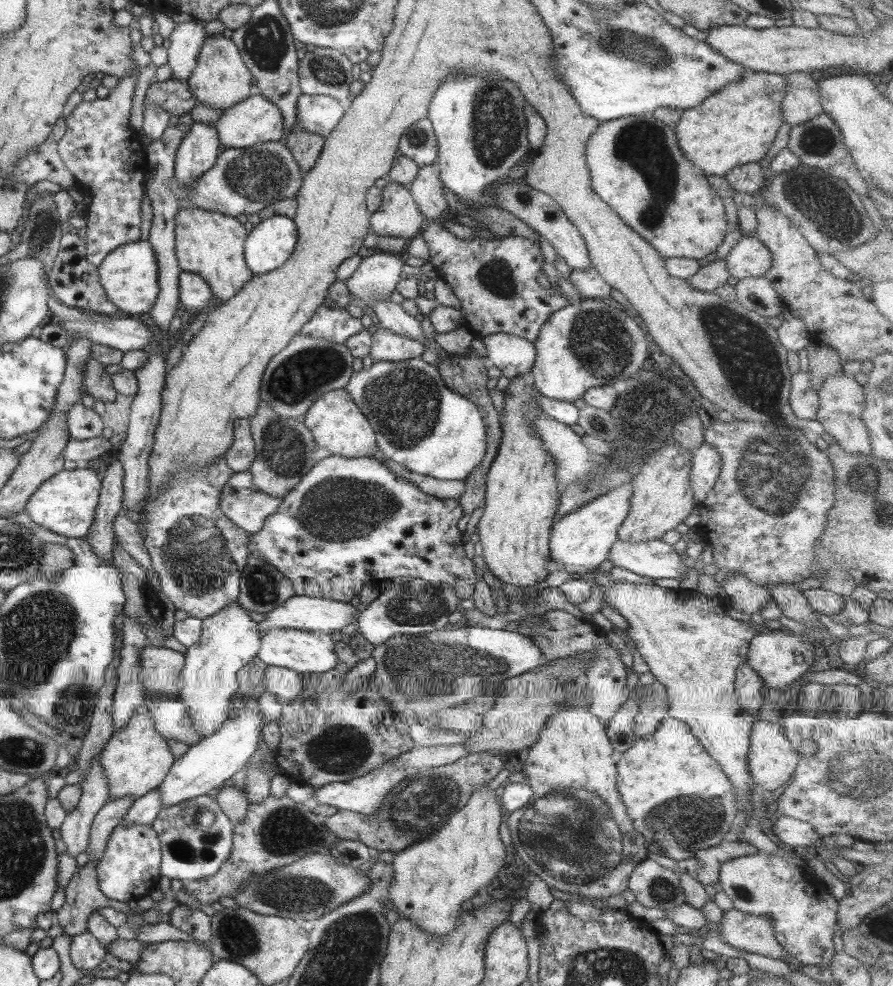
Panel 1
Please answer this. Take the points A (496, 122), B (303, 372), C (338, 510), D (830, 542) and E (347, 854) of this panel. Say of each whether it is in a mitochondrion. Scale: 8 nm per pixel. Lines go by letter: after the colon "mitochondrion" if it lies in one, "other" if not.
A: mitochondrion
B: mitochondrion
C: mitochondrion
D: other
E: mitochondrion

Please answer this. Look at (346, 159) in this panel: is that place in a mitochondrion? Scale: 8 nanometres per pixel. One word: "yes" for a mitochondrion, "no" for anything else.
no

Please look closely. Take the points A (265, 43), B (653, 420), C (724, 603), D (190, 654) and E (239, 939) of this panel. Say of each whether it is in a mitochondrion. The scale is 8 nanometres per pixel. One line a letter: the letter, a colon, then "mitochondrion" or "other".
A: mitochondrion
B: mitochondrion
C: other
D: other
E: mitochondrion

